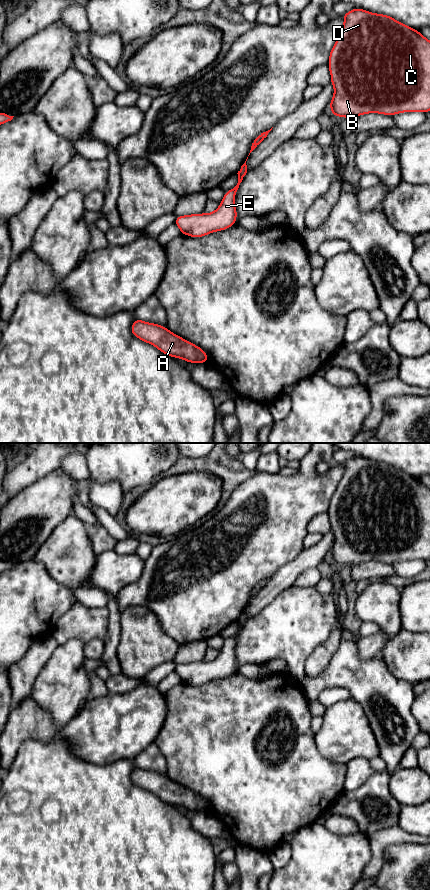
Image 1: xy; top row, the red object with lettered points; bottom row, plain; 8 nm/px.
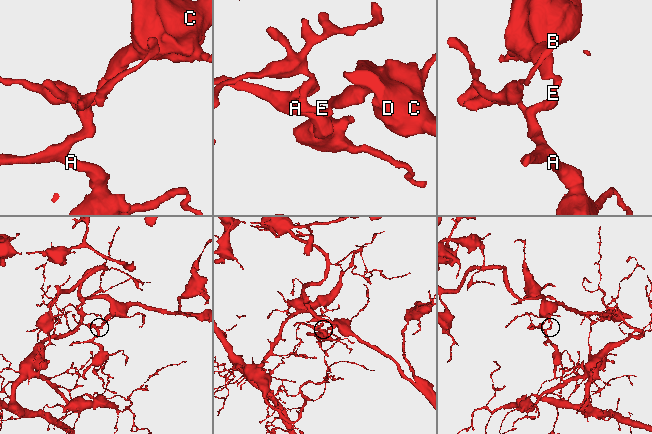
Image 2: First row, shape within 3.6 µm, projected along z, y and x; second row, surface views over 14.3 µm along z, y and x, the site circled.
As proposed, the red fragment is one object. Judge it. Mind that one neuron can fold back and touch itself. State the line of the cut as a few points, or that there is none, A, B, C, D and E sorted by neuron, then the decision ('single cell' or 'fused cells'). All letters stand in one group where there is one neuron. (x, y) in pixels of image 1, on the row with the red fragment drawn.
cut in xy along (238, 174), (243, 176); A E / B C D; fused cells

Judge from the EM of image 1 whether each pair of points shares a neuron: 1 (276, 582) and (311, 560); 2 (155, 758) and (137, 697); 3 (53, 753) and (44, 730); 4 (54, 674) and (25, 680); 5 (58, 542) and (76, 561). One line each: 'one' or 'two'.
1: one
2: two
3: two
4: two
5: one

